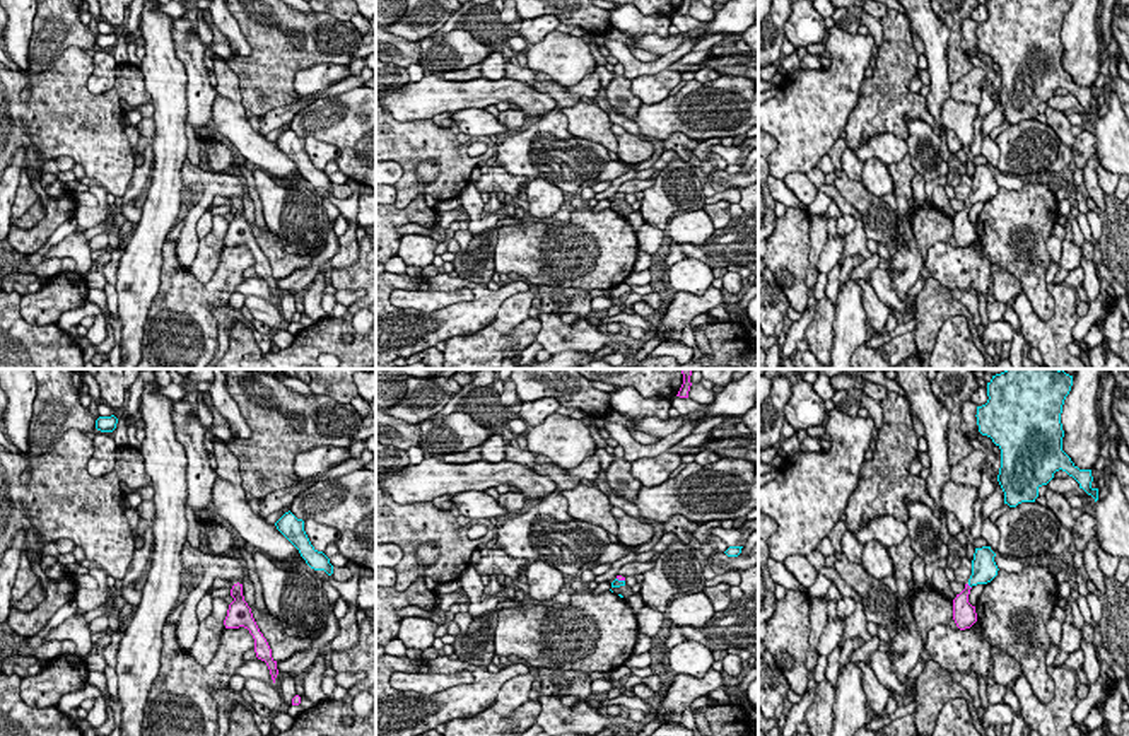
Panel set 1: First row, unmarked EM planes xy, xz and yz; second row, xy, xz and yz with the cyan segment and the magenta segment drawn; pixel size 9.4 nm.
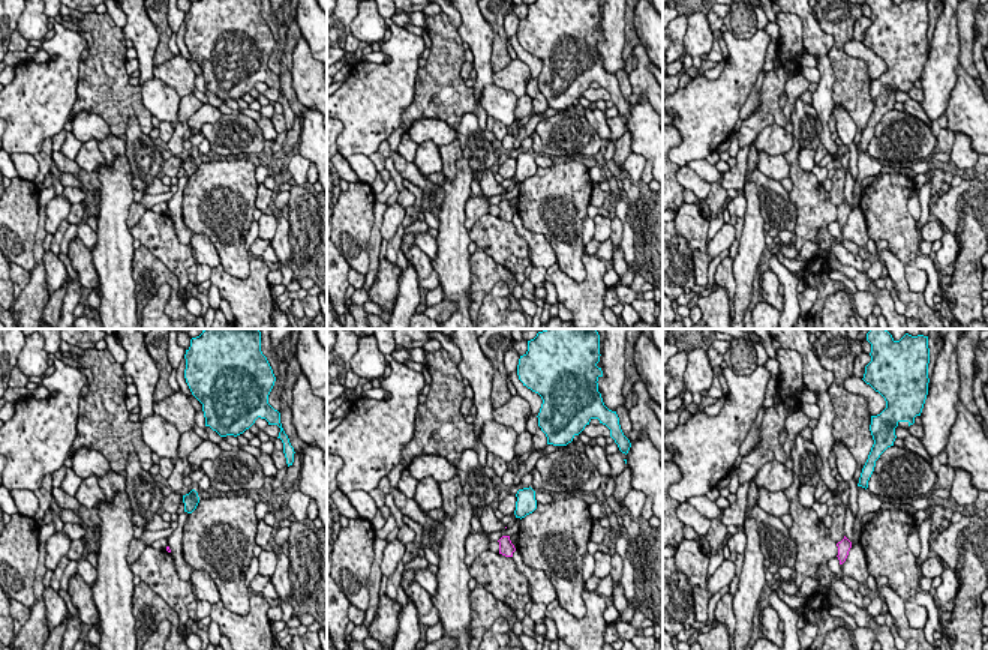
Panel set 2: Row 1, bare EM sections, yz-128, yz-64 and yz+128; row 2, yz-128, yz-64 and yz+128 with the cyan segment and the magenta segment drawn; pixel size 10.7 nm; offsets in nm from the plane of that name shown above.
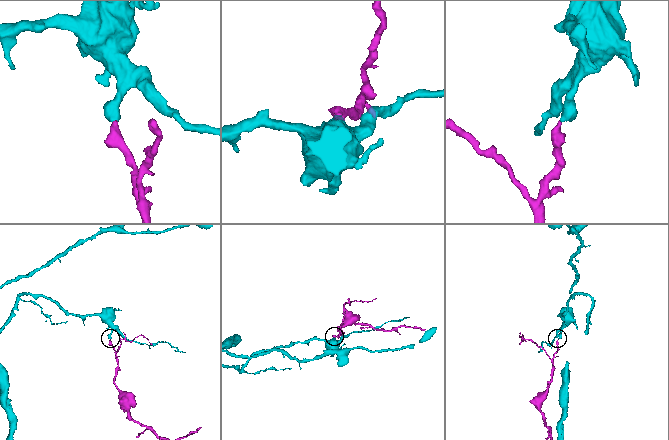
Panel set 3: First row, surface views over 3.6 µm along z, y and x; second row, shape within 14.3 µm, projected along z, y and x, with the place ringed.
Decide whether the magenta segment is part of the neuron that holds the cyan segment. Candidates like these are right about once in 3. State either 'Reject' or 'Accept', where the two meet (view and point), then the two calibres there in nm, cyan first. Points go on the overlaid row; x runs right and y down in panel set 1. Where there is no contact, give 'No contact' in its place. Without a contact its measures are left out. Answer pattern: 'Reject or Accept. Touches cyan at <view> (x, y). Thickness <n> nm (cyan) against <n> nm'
Accept. Touches cyan at xz (620, 581). Thickness 70 nm (cyan) against 50 nm

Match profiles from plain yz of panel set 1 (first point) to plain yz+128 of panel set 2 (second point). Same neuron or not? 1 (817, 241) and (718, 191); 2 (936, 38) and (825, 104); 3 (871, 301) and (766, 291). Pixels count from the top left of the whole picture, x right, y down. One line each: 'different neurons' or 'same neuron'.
1: same neuron
2: same neuron
3: same neuron

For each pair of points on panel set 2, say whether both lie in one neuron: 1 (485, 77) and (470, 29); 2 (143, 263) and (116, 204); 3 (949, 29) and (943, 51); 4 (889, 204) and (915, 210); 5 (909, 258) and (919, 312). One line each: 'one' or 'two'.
1: one
2: two
3: one
4: two
5: two

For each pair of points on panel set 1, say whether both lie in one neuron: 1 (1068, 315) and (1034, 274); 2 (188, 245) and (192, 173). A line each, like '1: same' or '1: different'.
1: different
2: same

